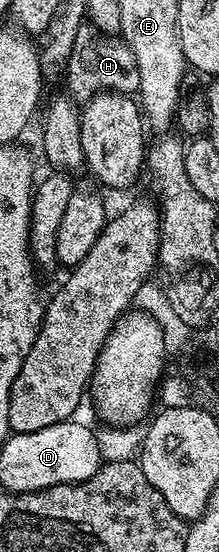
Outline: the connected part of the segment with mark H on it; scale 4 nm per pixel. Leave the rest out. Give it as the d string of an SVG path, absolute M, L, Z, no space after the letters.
M91 22L81 24L74 40L73 52L66 63L67 70L68 89L66 92L76 102L93 100L99 92L136 94L139 90L139 74L135 56L127 41L100 31Z

